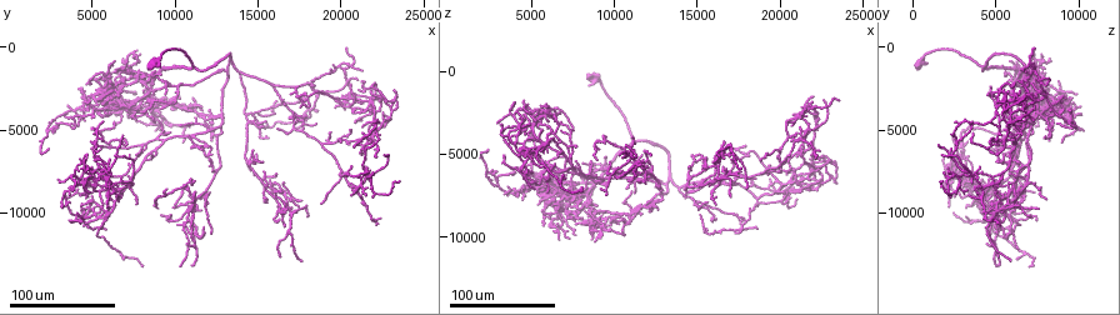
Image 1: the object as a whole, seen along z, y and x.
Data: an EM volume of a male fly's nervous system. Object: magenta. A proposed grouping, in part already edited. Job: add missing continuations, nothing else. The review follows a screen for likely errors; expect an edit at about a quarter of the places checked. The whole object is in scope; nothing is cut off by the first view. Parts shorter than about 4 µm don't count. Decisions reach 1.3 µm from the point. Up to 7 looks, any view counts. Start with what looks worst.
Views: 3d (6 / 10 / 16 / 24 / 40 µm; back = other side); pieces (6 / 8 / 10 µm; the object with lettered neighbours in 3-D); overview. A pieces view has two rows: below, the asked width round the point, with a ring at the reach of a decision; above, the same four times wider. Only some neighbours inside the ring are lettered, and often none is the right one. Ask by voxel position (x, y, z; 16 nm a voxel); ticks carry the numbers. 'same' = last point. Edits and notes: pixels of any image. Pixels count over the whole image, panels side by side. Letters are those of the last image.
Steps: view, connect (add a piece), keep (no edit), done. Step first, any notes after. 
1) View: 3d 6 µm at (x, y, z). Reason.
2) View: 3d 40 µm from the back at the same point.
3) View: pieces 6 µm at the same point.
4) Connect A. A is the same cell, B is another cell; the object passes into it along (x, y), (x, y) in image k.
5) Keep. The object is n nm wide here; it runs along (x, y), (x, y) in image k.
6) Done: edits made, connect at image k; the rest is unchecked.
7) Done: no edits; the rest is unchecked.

View: 3d 24 µm at (20400, 4800, 5400). Long arm stops here.

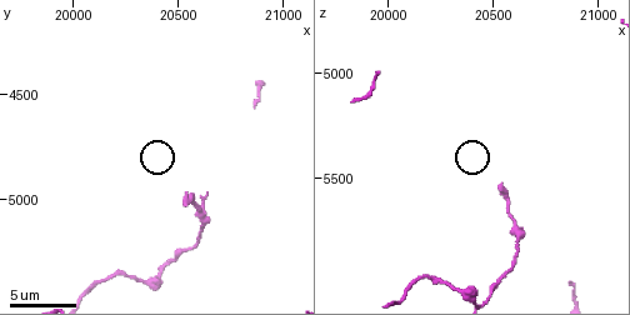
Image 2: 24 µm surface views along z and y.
View: pieces 8 µm at (20530, 5010, 5530).

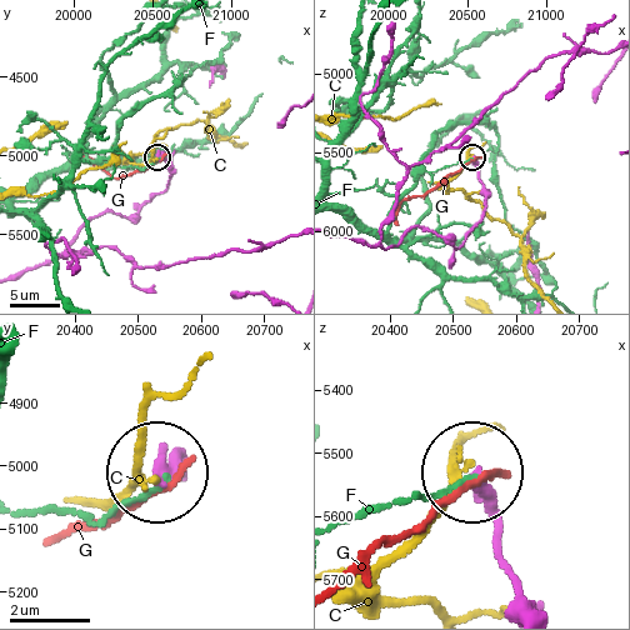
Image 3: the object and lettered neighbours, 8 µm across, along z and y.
Keep. C, F and G are other cells; it runs along (523, 604), (475, 476) in image 3; no lettered piece goes on from it.

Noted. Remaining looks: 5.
View: 3d 40 µm at (7600, 6400, 5200).

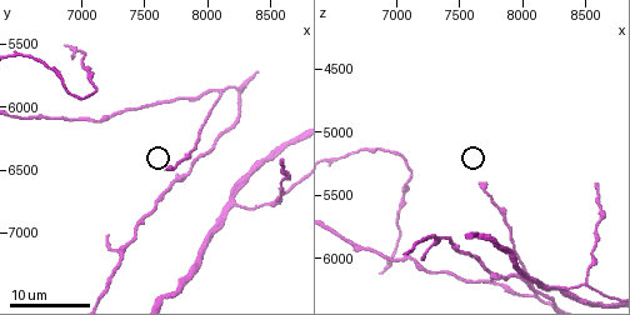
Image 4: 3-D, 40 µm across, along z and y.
View: pieces 10 µm at (7640, 6480, 5420).

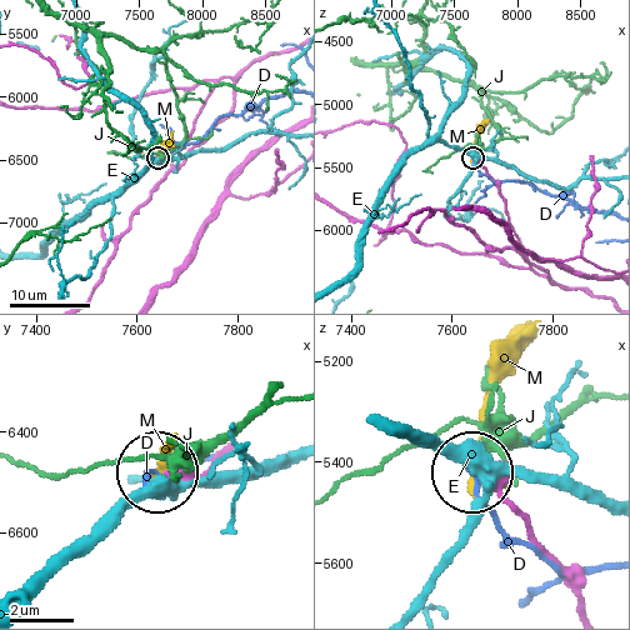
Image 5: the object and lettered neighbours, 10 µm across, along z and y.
Keep. The object is 310 nm wide here; D, E, J and M are other cells; it runs along (581, 609), (574, 576), (480, 466) in image 5; none of them fits.

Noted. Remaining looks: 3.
View: 3d 24 µm at (21000, 2000, 7800). Free end.

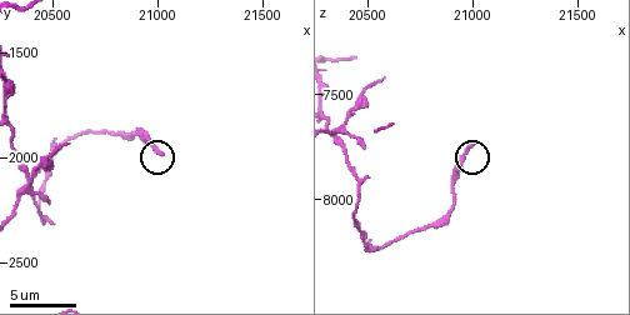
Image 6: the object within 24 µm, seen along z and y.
View: pieces 10 µm at (21010, 1990, 7740).

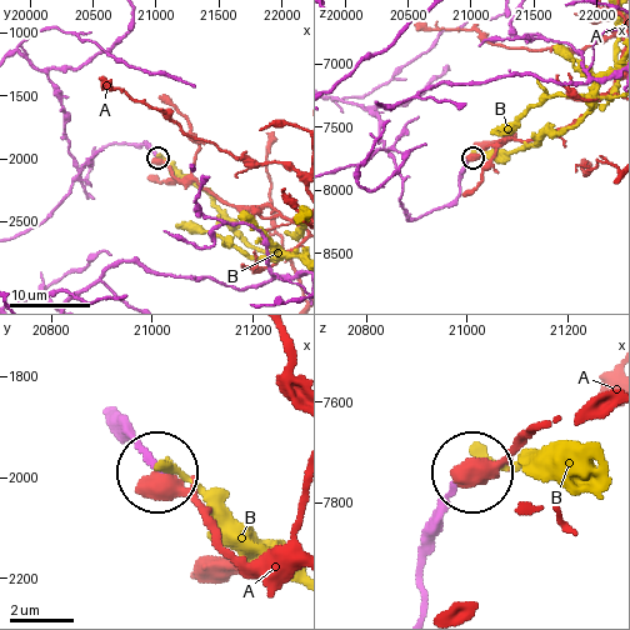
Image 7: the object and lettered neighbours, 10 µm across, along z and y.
Keep. A and B are other cells; no lettered piece goes on from it.

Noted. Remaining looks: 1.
Done: no edits; the rest is unchecked.

